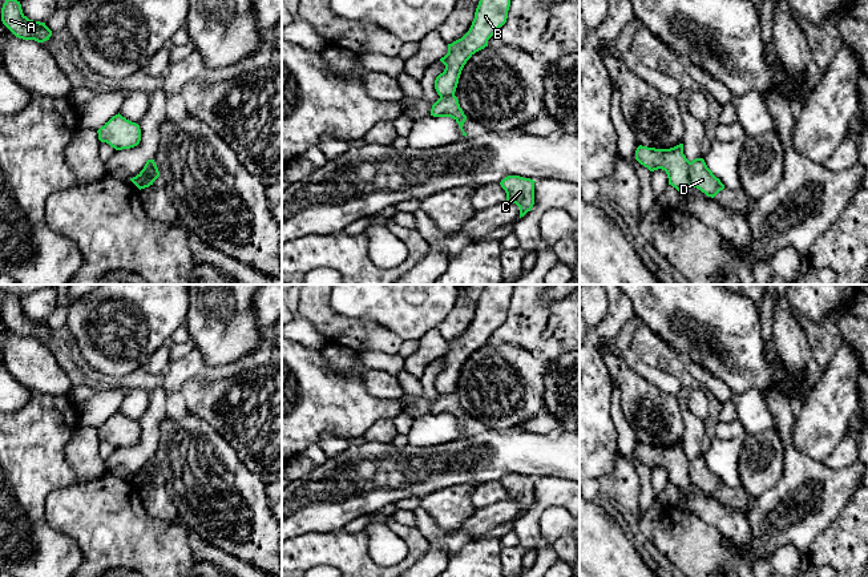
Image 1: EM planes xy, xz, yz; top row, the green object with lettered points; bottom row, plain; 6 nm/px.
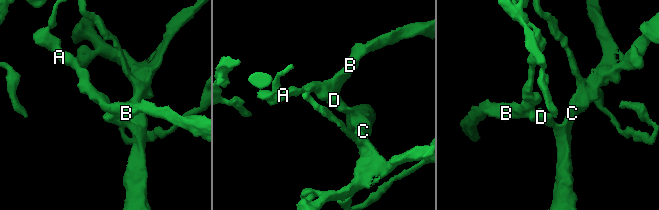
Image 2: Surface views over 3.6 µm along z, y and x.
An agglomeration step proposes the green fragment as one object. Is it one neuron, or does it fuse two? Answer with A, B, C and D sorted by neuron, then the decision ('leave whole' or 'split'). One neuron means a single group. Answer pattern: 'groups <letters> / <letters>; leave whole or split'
groups A B / C D; split

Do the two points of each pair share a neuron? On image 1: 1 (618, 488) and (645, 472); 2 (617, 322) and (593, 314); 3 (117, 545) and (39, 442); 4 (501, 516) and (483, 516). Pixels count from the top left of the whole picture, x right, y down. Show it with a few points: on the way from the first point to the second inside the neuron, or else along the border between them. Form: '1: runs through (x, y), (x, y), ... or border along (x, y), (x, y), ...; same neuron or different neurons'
1: border along (618, 451), (632, 464), (638, 476), (640, 505); different neurons
2: border along (608, 298), (608, 313), (594, 326); different neurons
3: border along (75, 483), (56, 488), (45, 501); different neurons
4: runs through (497, 516), (487, 516); same neuron

